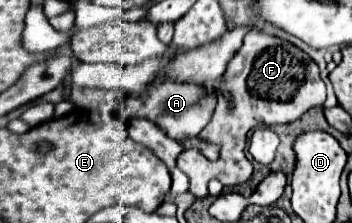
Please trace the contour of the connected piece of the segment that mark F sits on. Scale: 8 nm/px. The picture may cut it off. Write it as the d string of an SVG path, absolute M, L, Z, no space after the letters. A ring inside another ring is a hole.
M257 31L245 35L241 49L227 63L221 91L231 95L231 107L229 101L221 95L213 119L199 133L199 139L203 139L205 143L213 141L219 145L219 159L211 161L199 149L185 149L177 157L177 167L191 179L189 193L195 195L195 199L205 199L209 195L207 186L211 179L219 179L223 181L223 185L237 185L249 179L253 167L247 161L243 149L247 133L255 129L255 123L257 125L291 123L311 107L323 107L325 103L325 83L319 77L317 65L291 43ZM283 89L289 89L289 93L283 95Z

